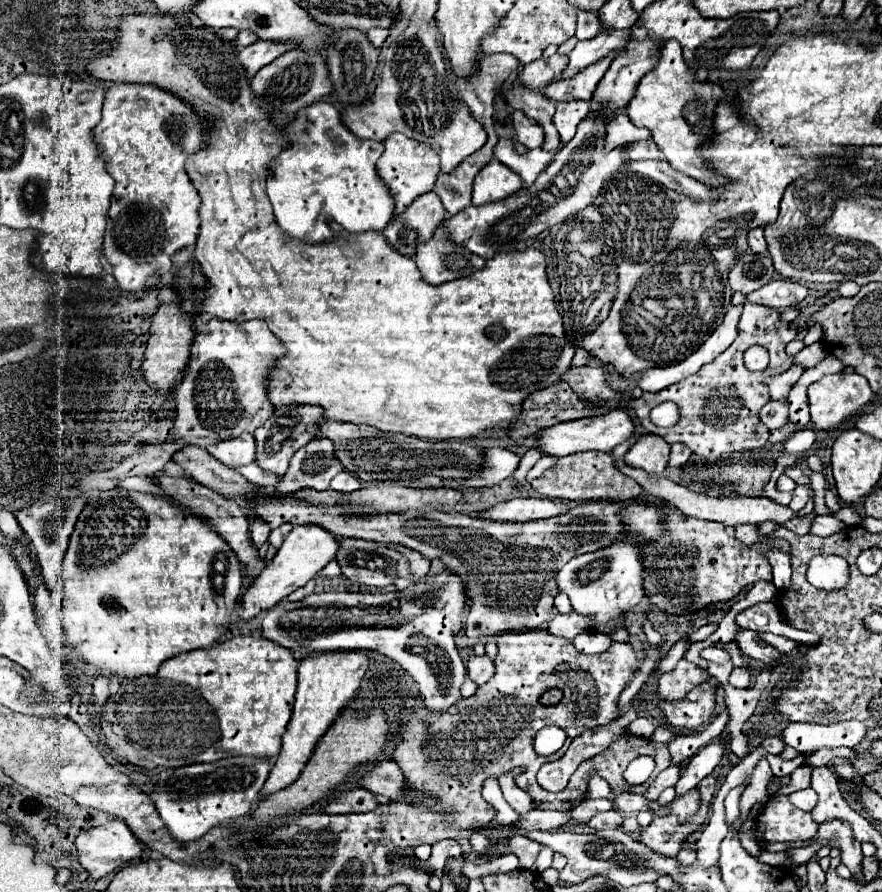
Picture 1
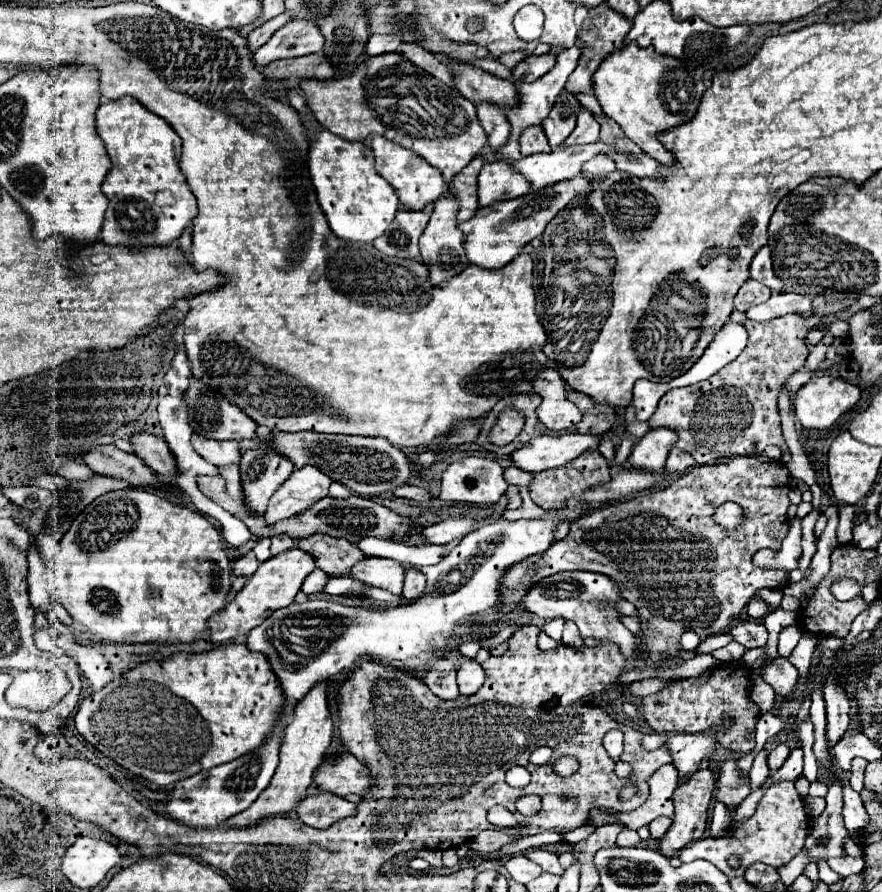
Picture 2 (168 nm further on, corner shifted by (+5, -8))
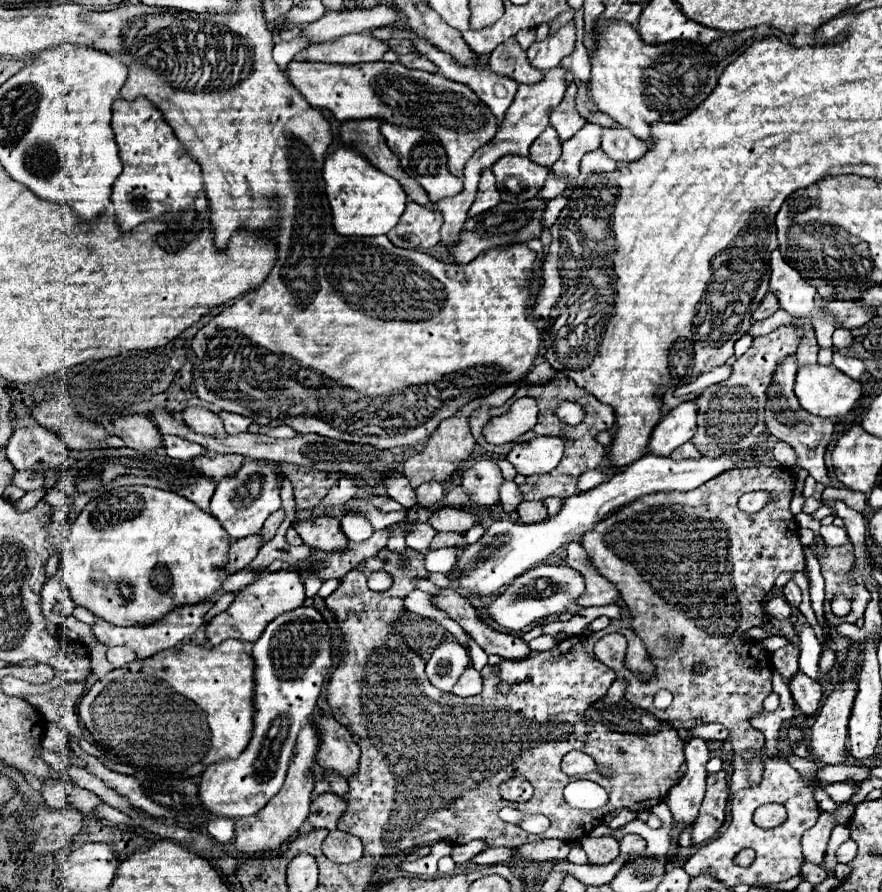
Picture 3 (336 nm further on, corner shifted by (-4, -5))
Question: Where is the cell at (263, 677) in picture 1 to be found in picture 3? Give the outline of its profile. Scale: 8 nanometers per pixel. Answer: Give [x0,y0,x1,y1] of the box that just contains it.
[78,639,254,779]

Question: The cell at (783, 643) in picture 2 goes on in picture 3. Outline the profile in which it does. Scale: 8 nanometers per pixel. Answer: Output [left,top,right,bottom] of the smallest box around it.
[772,639,798,681]

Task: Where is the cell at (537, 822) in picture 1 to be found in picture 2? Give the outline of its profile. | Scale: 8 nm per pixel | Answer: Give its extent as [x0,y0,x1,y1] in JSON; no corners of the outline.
[469,830,513,852]

